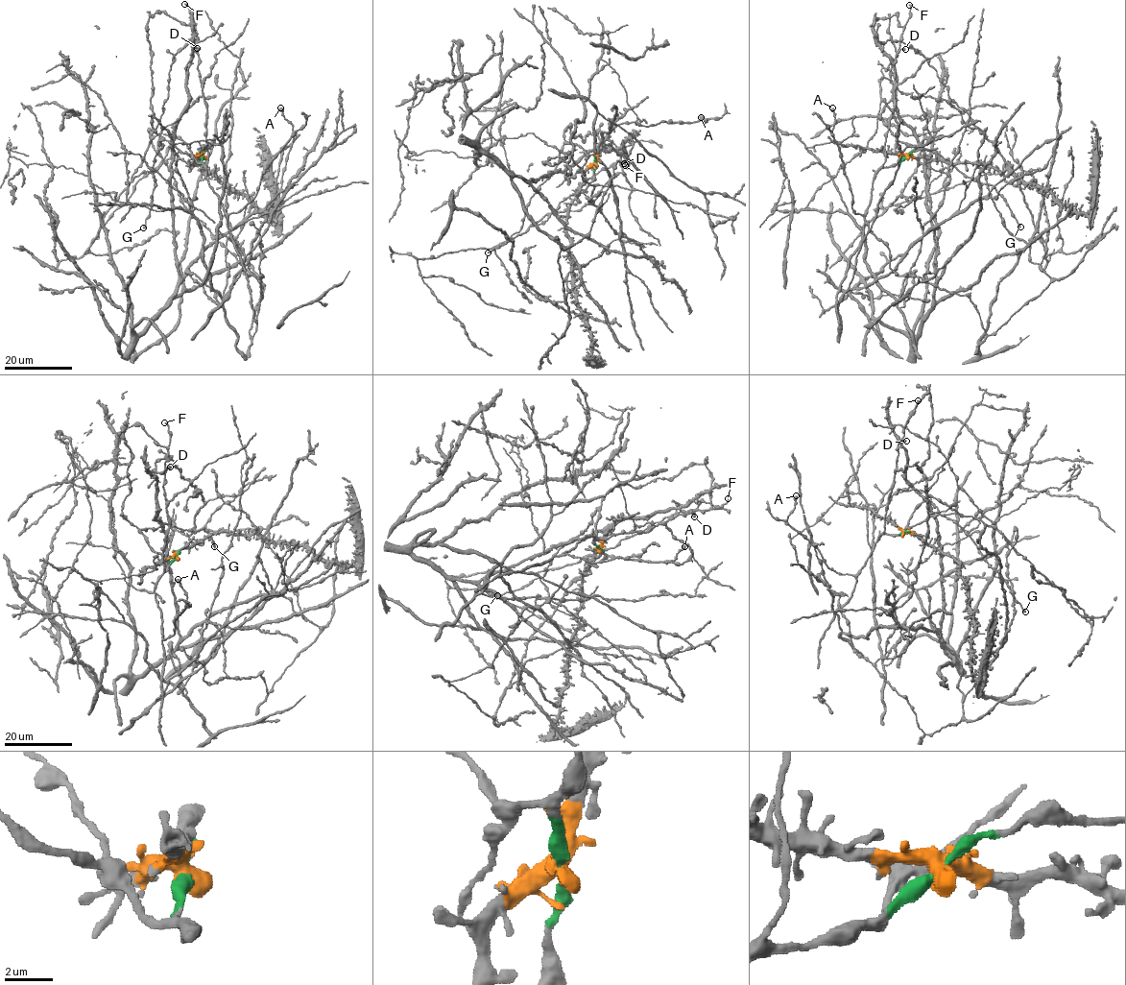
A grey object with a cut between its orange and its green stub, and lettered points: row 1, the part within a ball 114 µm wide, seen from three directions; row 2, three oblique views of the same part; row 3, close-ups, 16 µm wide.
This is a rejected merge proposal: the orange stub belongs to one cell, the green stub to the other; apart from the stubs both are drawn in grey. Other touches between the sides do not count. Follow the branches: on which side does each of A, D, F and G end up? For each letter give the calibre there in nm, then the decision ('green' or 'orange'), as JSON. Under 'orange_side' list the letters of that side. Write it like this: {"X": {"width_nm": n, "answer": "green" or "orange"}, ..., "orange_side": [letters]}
{"A": {"width_nm": 700, "answer": "green"}, "D": {"width_nm": 440, "answer": "green"}, "F": {"width_nm": 300, "answer": "green"}, "G": {"width_nm": 440, "answer": "green"}, "orange_side": []}

